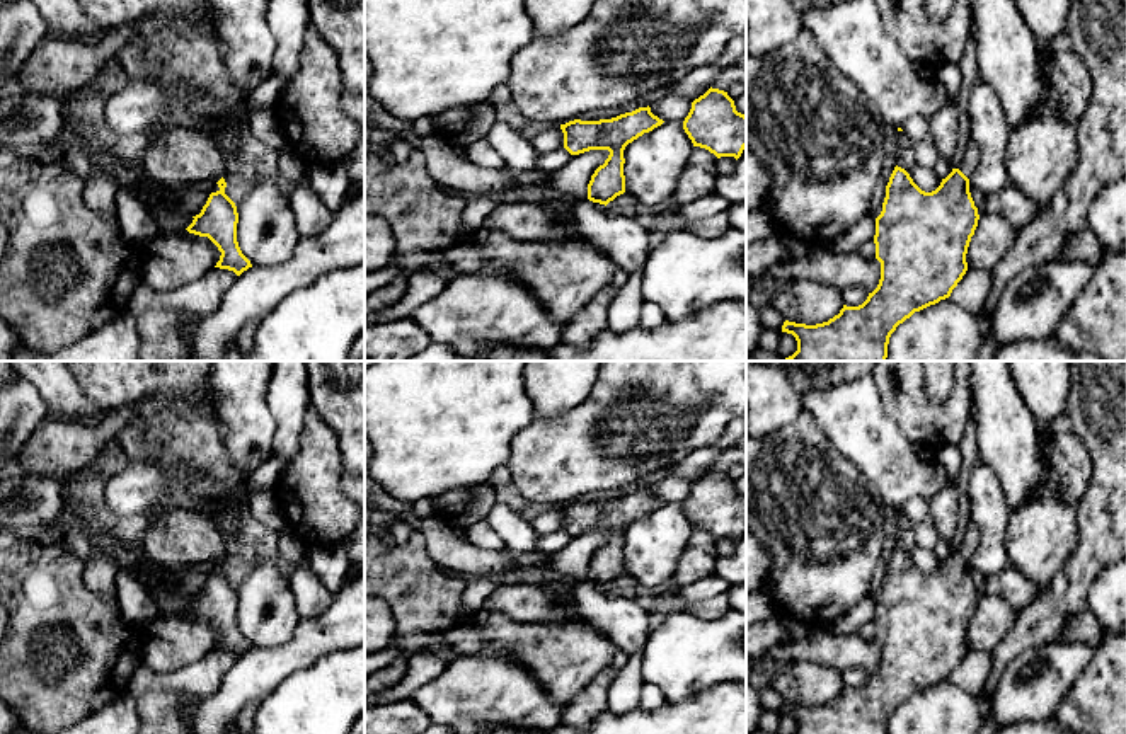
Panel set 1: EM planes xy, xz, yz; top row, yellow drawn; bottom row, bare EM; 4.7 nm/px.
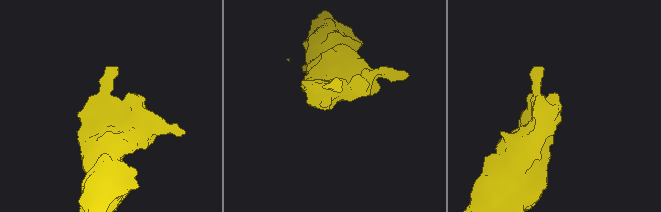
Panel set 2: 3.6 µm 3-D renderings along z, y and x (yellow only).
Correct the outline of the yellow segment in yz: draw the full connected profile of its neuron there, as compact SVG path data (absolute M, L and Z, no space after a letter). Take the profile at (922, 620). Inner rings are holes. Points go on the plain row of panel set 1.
M969 521L961 547L932 574L922 572L905 550L894 548L882 593L876 599L876 640L881 644L877 669L862 686L843 686L828 703L806 707L785 702L782 714L796 719L796 734L888 734L889 719L899 705L951 678L968 652L966 635L980 601L969 574L969 559L980 542L981 533Z

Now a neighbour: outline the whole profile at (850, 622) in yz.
M867 596L850 611L828 623L824 628L836 635L850 635L855 634L864 623L874 622L874 616L876 616L876 599Z

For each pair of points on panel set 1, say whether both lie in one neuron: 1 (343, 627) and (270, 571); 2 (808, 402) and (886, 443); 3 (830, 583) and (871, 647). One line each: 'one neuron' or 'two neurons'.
1: two neurons
2: one neuron
3: two neurons

